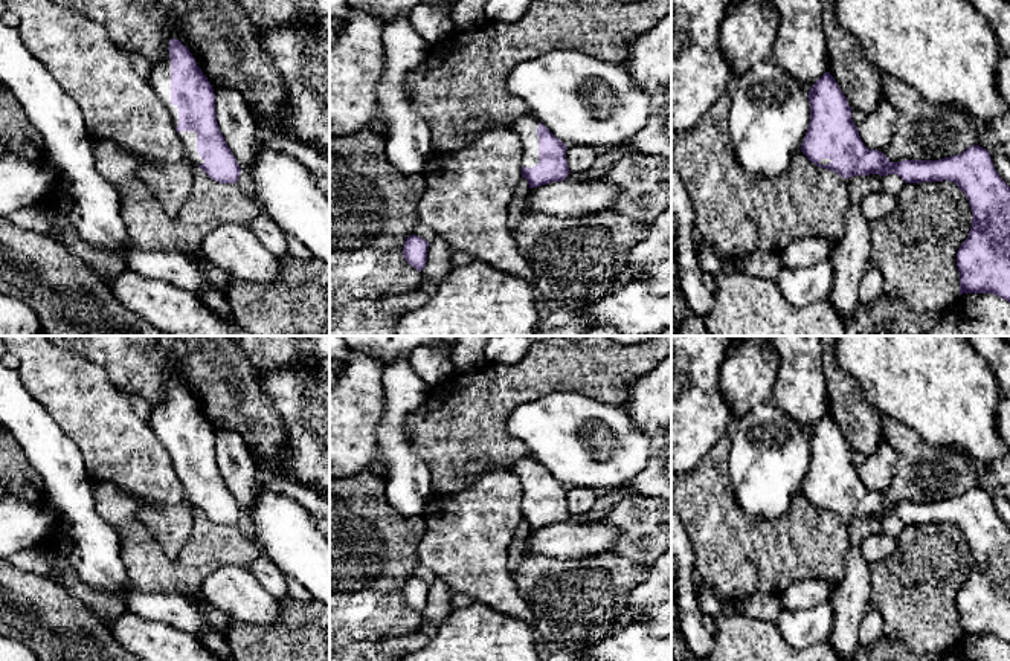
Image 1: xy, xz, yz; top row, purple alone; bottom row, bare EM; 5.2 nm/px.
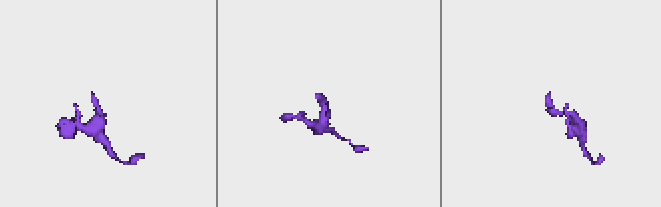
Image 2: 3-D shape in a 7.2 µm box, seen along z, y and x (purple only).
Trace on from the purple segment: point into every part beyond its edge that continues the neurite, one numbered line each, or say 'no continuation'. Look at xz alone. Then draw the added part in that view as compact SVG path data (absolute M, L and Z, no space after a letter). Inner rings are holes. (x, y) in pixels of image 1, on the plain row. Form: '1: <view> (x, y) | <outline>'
1: xz (525, 469) | M520 458L510 466L522 484L522 507L532 510L539 505L539 463L534 458Z

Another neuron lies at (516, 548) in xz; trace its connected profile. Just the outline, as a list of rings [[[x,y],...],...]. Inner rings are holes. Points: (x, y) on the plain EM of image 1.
[[[522,519],[508,550],[508,572],[511,577],[514,577],[523,557],[523,540],[528,530],[529,530],[528,522]]]

